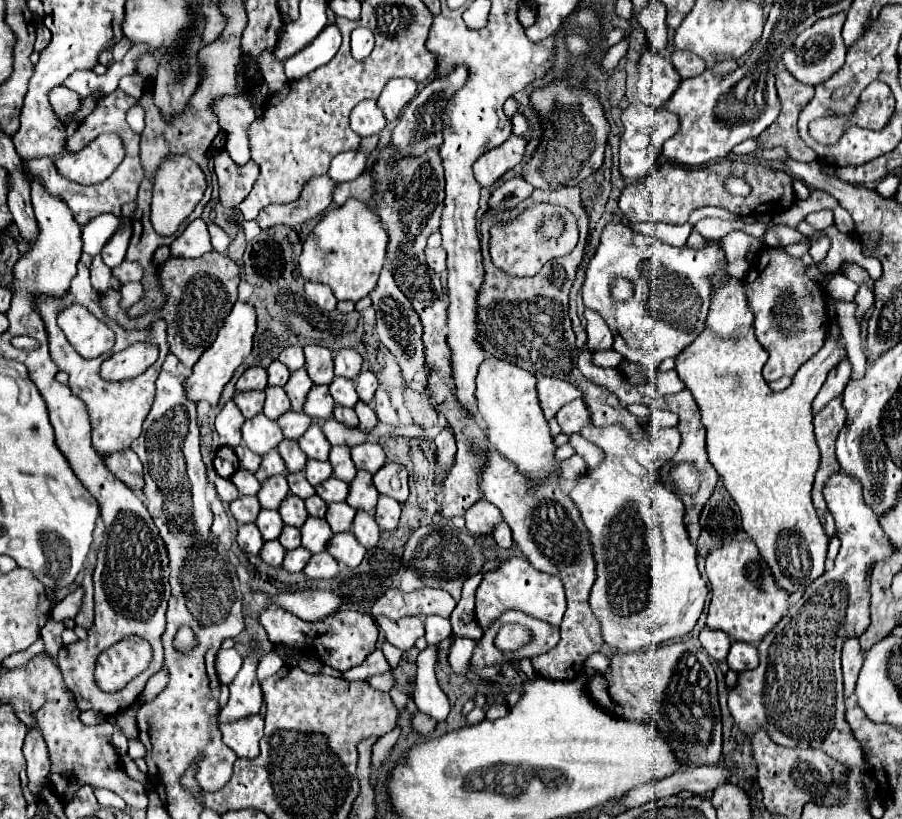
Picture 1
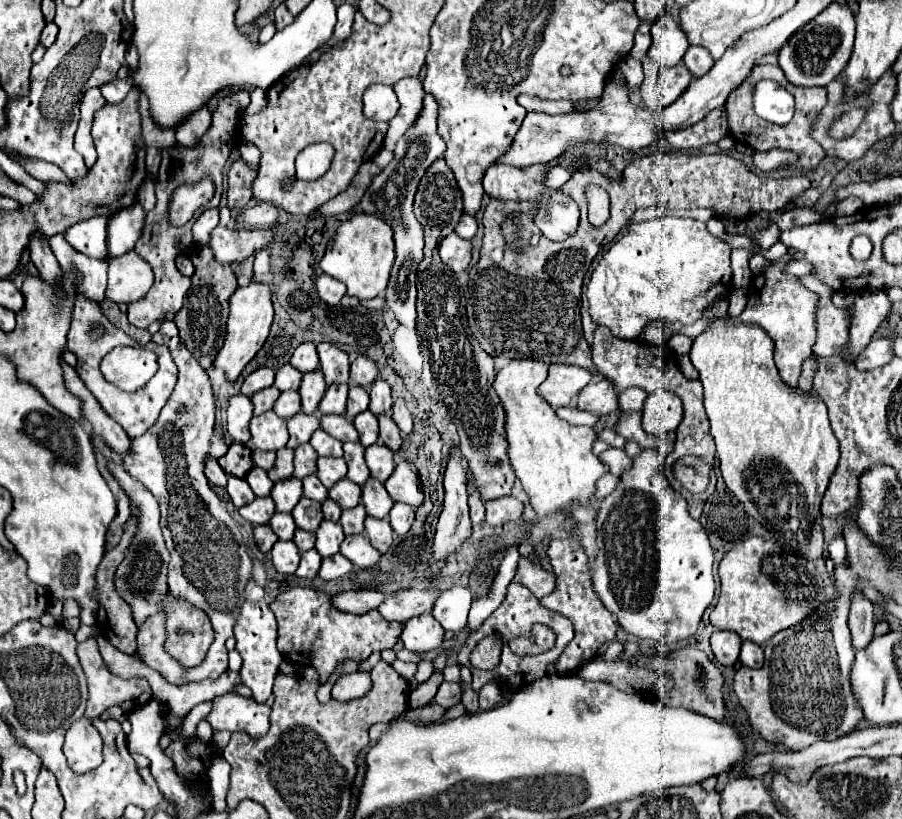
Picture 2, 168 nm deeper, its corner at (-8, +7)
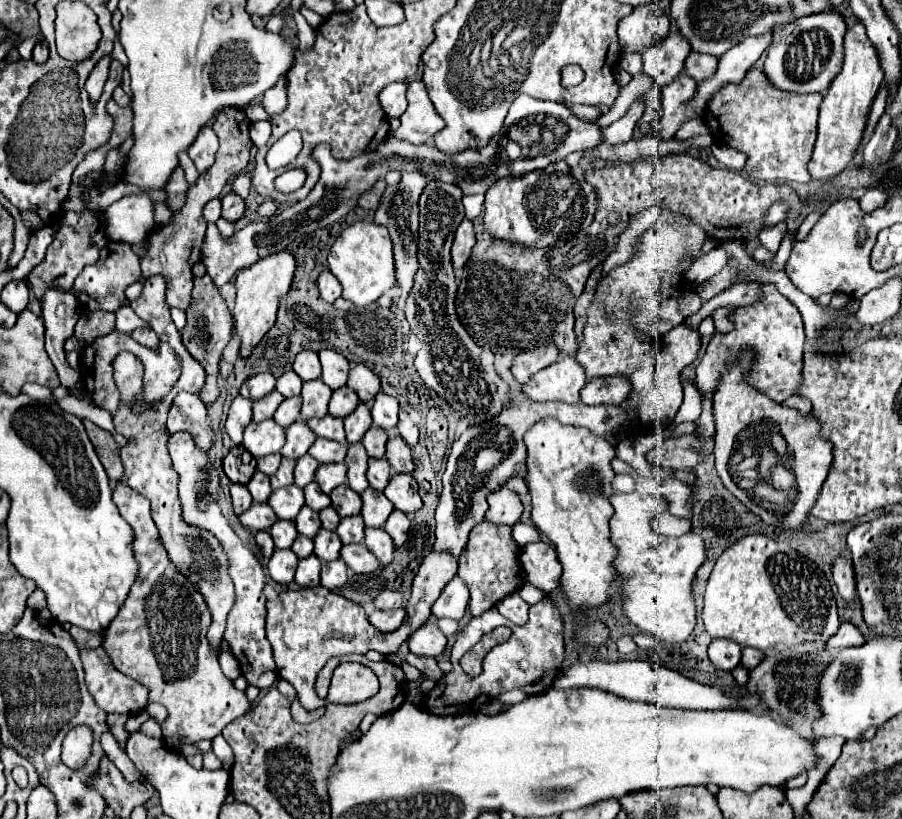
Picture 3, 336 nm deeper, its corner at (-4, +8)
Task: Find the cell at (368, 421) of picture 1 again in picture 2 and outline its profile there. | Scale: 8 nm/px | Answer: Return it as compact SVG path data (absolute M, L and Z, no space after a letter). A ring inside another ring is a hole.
M379 416L379 440L381 444L385 444L389 450L397 452L403 444L403 438L399 434L397 424L393 422L393 418L389 416Z

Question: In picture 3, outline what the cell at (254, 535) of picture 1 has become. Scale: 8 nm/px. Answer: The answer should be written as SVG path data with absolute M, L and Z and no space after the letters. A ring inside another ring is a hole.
M257 531L255 541L257 541L257 545L259 545L259 549L261 549L261 553L263 553L263 557L265 557L265 559L273 555L275 545L273 545L273 539L271 539L269 531Z

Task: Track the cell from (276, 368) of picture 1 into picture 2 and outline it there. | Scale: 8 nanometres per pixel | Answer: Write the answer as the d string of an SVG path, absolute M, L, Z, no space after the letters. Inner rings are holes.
M285 364L283 368L277 370L277 376L275 376L275 386L285 392L285 390L297 390L299 384L301 384L301 378L303 374L299 370L295 370L291 364Z

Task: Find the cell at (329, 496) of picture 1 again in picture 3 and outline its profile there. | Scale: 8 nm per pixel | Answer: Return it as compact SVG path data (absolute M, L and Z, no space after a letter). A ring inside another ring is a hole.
M349 485L343 487L335 487L335 491L331 491L331 505L335 507L335 511L341 517L349 517L349 515L357 515L361 511L361 497L359 493L355 493Z

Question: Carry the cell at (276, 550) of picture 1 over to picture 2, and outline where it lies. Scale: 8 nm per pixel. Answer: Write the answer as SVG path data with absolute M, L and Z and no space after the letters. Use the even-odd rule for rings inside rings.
M275 542L275 548L271 550L273 566L279 574L295 574L299 566L299 550L293 542Z

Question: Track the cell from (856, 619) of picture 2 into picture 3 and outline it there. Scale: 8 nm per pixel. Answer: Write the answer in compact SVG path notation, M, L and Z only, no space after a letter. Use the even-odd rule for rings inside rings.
M839 557L833 565L833 579L835 585L839 587L839 595L847 601L847 603L857 603L857 595L855 595L855 573L853 573L853 563L849 557Z

